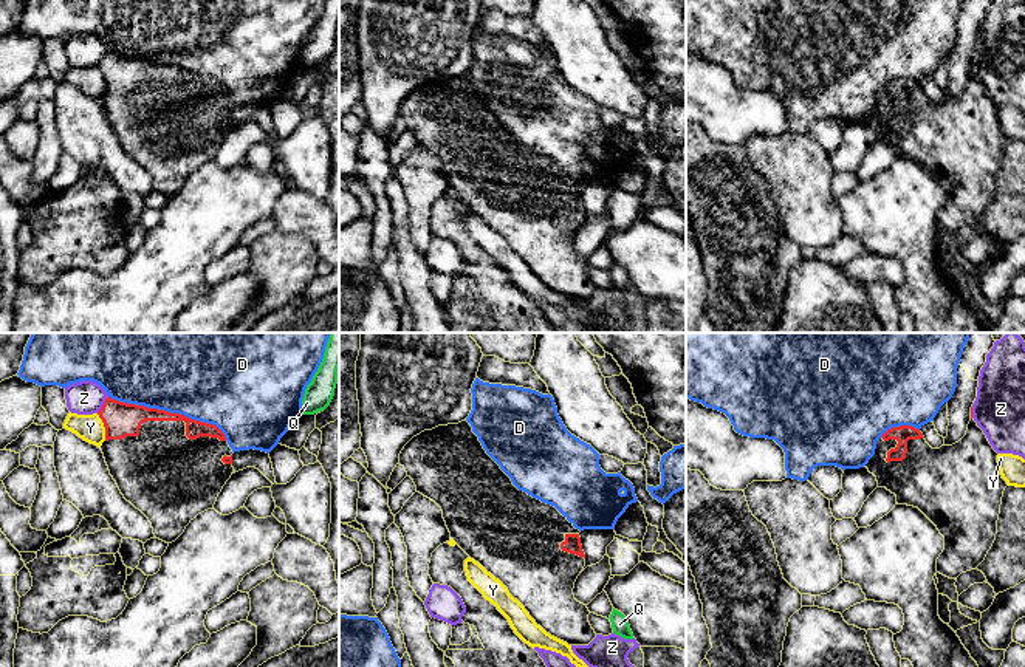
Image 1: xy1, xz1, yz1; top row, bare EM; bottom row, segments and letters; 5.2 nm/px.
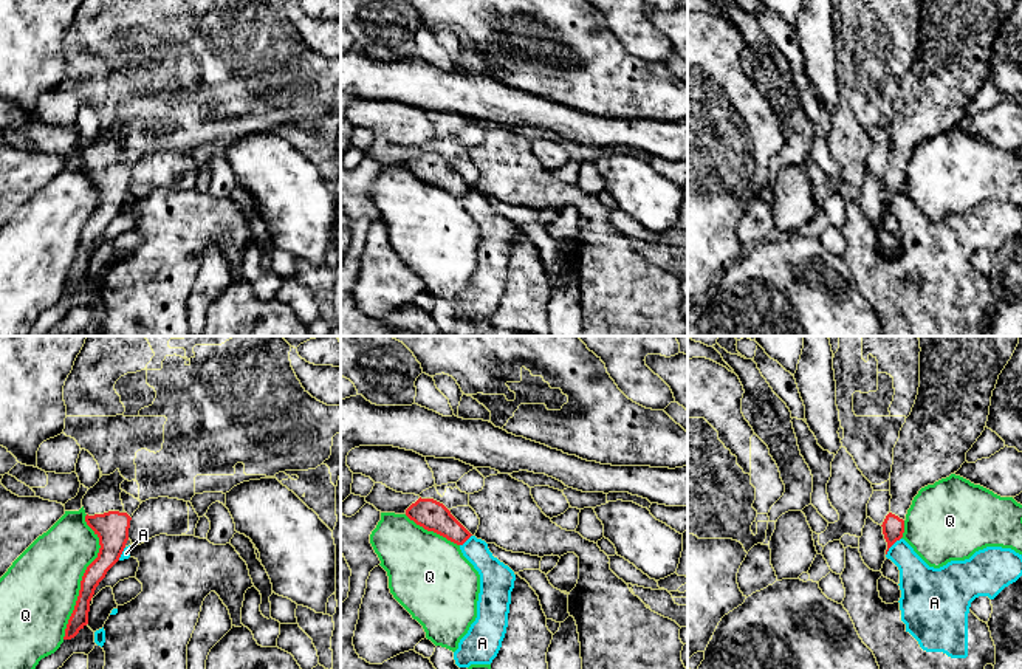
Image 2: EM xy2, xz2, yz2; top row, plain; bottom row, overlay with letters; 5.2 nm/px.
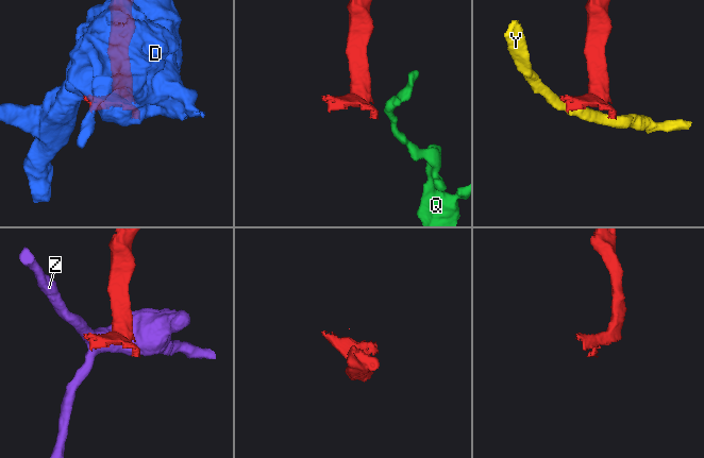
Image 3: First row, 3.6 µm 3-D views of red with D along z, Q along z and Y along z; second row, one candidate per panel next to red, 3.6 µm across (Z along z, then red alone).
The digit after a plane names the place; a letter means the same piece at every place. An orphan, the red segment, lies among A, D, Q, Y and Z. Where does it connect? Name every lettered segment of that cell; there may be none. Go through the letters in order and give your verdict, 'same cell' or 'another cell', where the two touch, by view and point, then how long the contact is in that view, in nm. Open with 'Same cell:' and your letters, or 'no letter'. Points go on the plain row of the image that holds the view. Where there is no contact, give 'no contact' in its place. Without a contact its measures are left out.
Same cell: no letter
A: another cell | yz2 (891, 198) | 120 nm
D: another cell | xy1 (169, 65) | 650 nm
Q: another cell | xy2 (82, 229) | 650 nm
Y: another cell | xy1 (104, 79) | 150 nm
Z: another cell | xy1 (104, 58) | 110 nm

